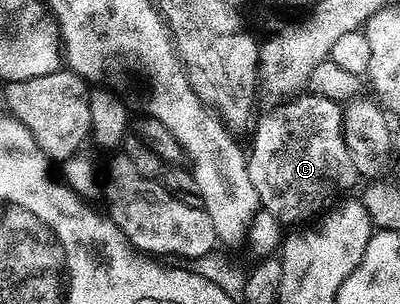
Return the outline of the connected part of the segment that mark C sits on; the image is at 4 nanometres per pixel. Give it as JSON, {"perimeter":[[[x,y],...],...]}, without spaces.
{"perimeter":[[[302,93],[273,106],[277,107],[271,108],[261,119],[261,147],[248,148],[247,173],[251,177],[251,185],[255,185],[255,193],[259,193],[260,210],[271,213],[281,225],[301,225],[320,216],[334,200],[349,193],[344,191],[356,185],[358,164],[347,149],[341,120],[343,107],[338,100],[316,93]]]}

